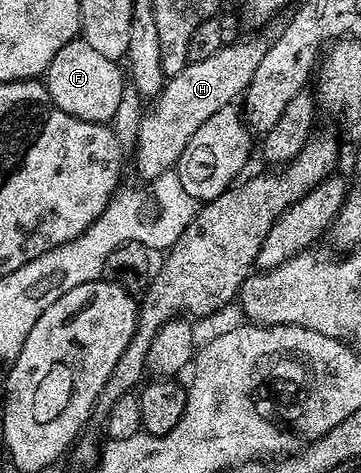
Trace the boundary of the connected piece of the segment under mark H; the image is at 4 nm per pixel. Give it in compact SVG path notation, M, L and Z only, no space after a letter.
M247 39L244 43L228 42L213 57L205 61L188 63L181 73L170 76L164 82L163 91L155 96L151 107L142 112L135 129L135 146L133 154L141 170L147 177L163 175L178 164L189 137L222 107L230 106L242 96L251 83L261 57L265 57L268 40Z

